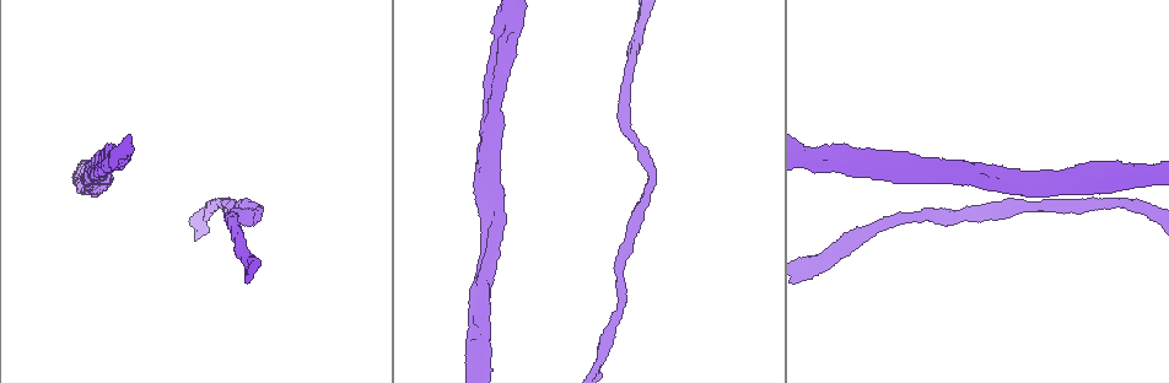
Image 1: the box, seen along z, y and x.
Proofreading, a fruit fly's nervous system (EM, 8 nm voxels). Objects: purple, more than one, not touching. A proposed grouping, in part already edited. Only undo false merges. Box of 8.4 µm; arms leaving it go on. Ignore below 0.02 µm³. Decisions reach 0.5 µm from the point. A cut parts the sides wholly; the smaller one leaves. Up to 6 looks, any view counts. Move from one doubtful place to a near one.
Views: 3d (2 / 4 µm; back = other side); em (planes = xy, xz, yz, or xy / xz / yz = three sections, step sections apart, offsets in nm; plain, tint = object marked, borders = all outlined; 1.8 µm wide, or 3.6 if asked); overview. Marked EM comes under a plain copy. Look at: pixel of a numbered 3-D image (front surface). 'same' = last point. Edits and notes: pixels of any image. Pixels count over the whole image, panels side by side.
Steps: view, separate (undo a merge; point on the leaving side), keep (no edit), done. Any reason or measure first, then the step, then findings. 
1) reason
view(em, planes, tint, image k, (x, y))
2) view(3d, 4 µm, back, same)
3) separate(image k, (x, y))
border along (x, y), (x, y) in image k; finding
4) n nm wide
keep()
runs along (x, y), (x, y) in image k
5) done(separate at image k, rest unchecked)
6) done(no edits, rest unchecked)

view(em, planes, tint, image 1, (639, 148))

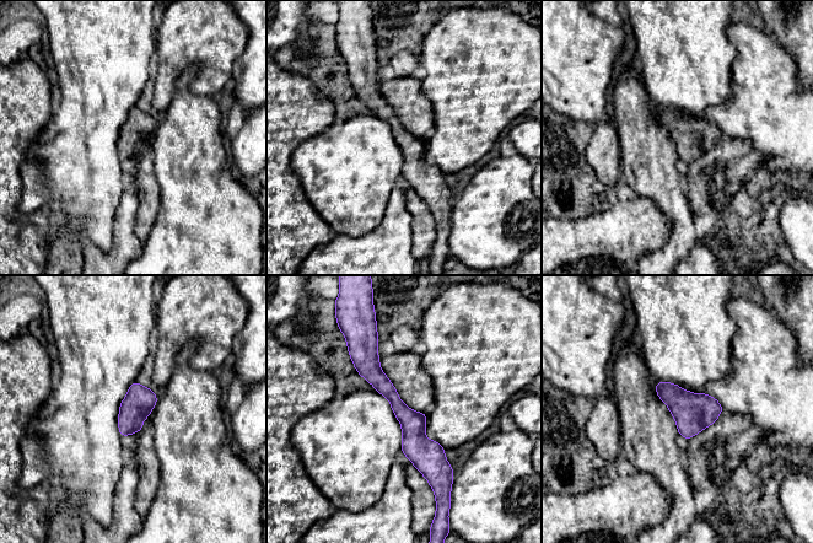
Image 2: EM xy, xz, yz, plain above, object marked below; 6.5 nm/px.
160 nm wide
keep()
runs along (366, 350), (442, 476) in image 2; one neuron here

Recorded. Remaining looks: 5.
view(3d, 2 µm, back, image 1, (805, 152))

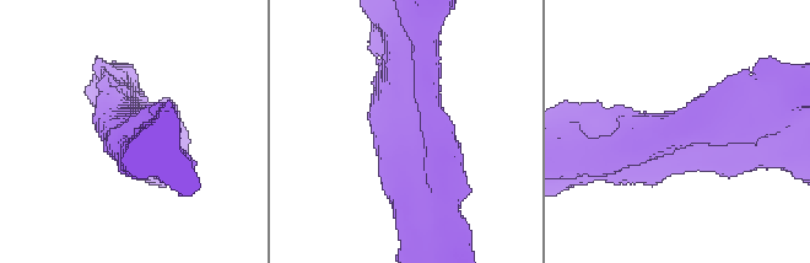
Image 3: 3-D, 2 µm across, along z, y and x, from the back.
now the EM
view(em, planes, borders, image 3, (400, 134))

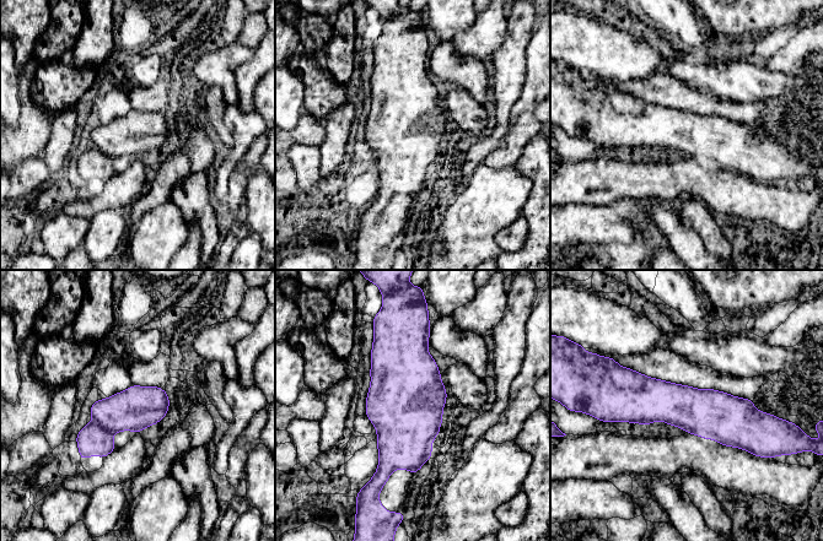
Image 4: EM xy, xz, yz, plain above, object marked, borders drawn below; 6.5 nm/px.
separate(image 4, (92, 439))
two neurons meet here

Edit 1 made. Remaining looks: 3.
done(separate at image 4, rest unchecked)

